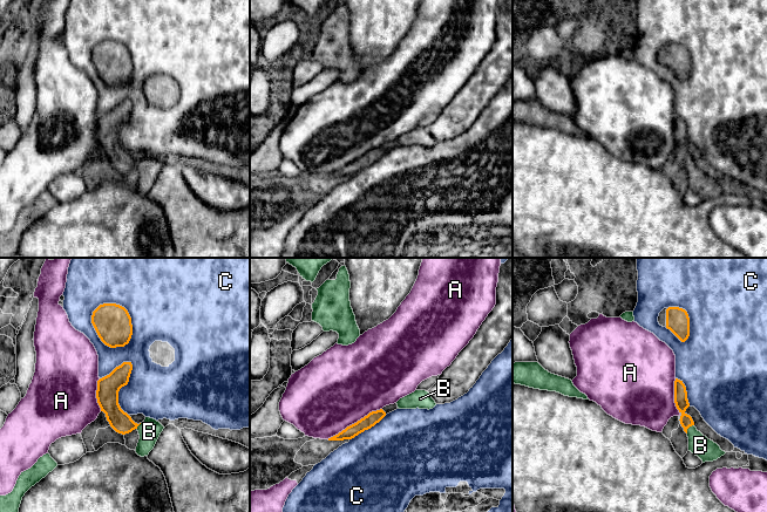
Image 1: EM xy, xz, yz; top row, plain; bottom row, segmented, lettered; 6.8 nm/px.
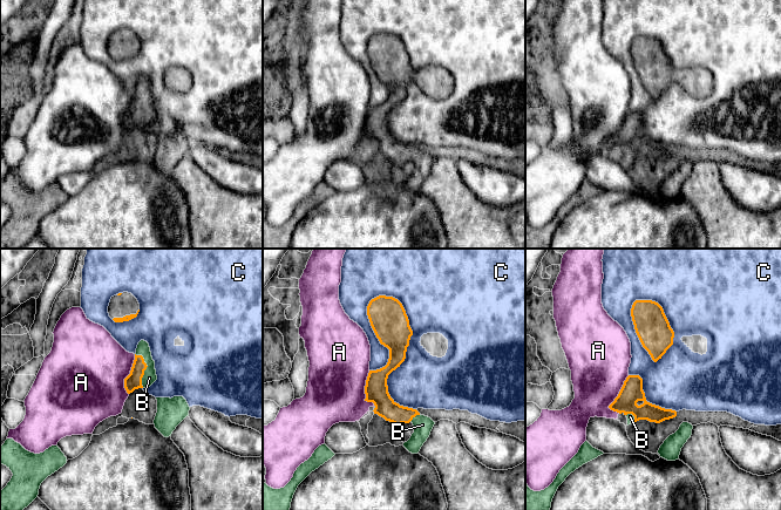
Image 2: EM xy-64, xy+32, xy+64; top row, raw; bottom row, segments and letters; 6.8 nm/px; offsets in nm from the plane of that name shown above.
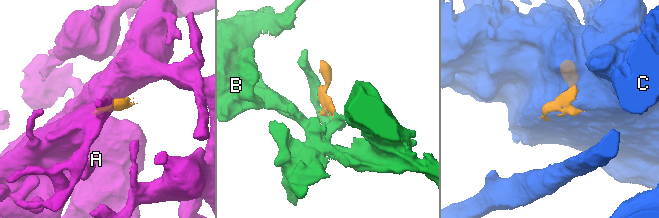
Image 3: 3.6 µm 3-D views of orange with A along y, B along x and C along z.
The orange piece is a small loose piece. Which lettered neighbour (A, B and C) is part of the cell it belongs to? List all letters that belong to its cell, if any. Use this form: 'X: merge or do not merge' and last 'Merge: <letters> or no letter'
A: do not merge
B: merge
C: do not merge
Merge: B

